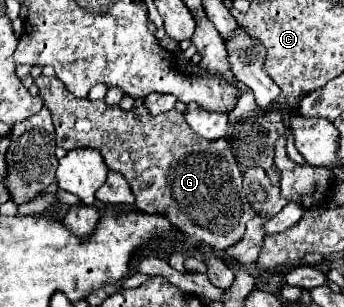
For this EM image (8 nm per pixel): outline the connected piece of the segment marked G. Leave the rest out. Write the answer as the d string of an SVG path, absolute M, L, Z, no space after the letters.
M38 76L36 84L40 88L40 96L44 104L52 112L52 122L56 128L56 144L64 150L74 148L96 148L102 152L106 166L114 172L120 172L134 196L136 208L148 214L164 214L172 226L186 232L188 236L206 242L206 246L214 250L226 250L234 246L246 228L246 222L254 218L258 212L250 206L242 192L242 170L232 154L228 138L220 138L214 142L206 142L192 132L188 122L184 120L184 112L164 112L160 116L152 116L144 104L134 106L132 110L124 112L118 104L106 104L104 100L92 102L88 98L76 98L72 92L58 78Z

